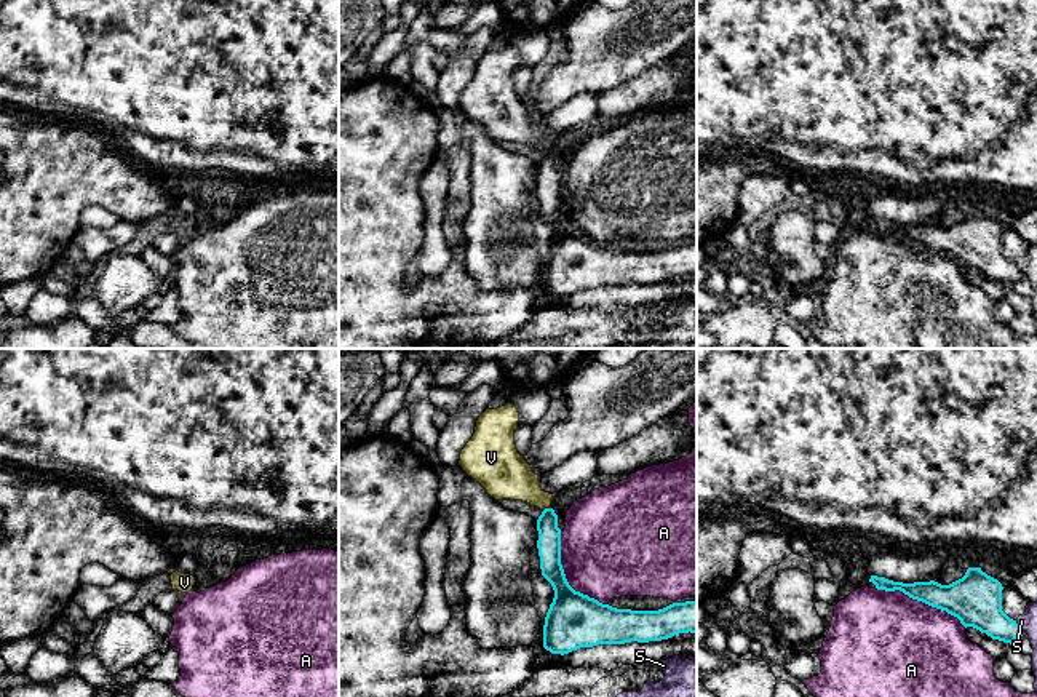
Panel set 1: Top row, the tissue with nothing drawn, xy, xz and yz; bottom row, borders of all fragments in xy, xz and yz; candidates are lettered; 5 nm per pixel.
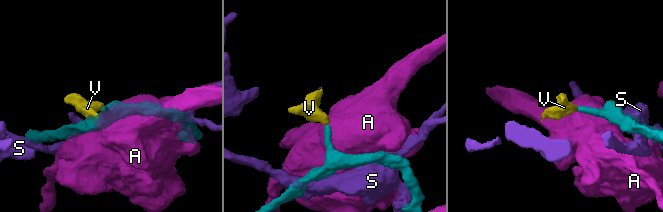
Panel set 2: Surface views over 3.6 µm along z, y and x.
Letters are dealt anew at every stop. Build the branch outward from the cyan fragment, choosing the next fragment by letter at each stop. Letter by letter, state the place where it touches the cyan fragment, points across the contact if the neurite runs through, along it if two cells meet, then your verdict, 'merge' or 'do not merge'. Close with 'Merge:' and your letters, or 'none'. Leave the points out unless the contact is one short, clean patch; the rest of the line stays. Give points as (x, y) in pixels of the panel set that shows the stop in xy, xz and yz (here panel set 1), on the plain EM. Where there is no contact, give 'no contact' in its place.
A: contact xz (564, 219); do not merge
S: contact yz (1020, 270); do not merge
V: contact xz (547, 151); way xz (548, 186), (547, 151), (521, 125), (510, 119); merge
Merge: V

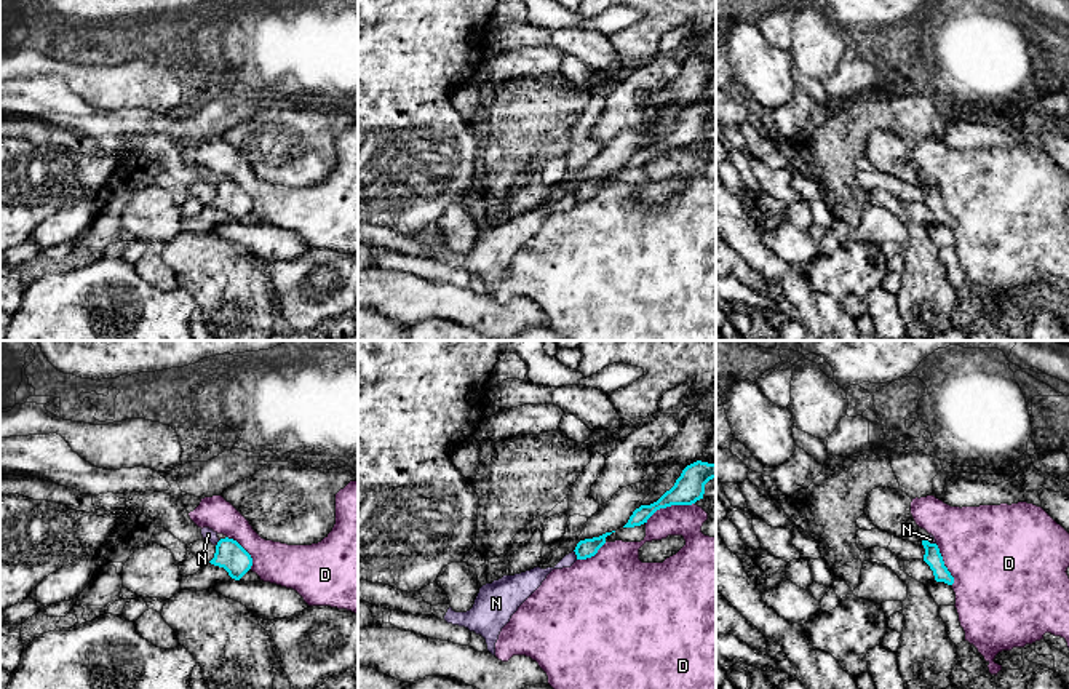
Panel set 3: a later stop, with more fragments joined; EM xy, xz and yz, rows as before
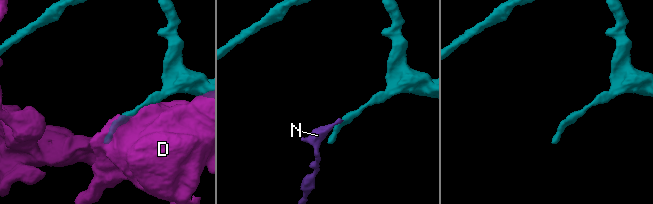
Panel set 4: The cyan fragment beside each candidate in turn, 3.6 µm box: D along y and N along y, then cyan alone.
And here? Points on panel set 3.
D: contact xz (668, 147); do not merge
N: contact xz (576, 195); border xz (574, 192), (577, 200); do not merge
Merge: none

